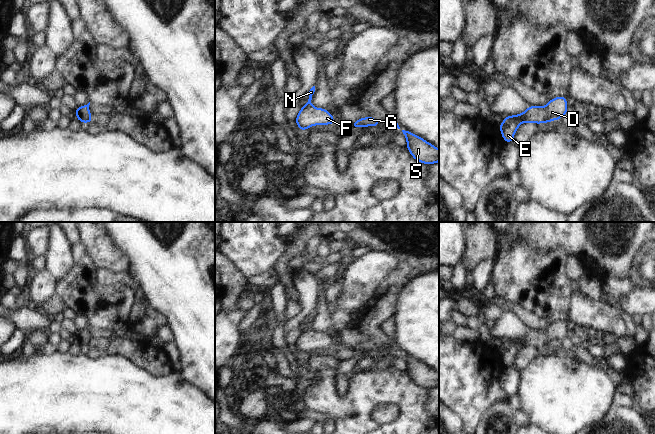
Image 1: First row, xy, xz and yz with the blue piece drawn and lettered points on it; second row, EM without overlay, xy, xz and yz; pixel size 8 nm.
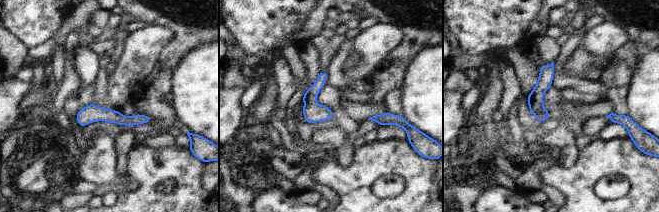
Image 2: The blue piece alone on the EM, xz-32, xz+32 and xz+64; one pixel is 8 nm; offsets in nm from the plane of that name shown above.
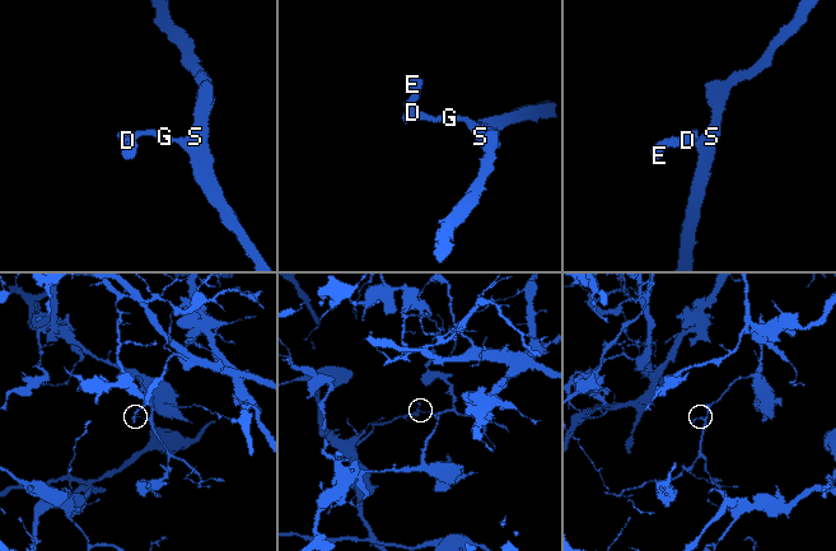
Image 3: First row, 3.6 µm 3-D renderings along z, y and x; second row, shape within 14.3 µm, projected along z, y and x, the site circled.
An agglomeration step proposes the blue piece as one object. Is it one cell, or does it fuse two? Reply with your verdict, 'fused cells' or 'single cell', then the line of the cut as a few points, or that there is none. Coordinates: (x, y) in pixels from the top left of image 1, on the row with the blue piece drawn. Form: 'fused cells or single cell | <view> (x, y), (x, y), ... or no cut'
single cell | no cut

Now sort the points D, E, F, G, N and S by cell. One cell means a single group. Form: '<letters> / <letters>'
D E F G N S

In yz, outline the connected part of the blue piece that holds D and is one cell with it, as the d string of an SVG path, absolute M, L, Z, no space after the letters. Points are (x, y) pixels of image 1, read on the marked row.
M557 96L549 100L545 107L529 106L523 113L511 115L504 118L498 126L506 143L513 142L515 132L524 123L550 123L552 120L560 120L567 114L567 99L564 96Z

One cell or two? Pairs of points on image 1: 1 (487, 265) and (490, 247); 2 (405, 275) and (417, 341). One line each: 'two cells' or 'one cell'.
1: two cells
2: two cells

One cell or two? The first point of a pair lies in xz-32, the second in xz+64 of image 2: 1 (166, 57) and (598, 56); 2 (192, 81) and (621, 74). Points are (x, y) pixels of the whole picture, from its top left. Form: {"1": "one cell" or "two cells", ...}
{"1": "two cells", "2": "two cells"}

